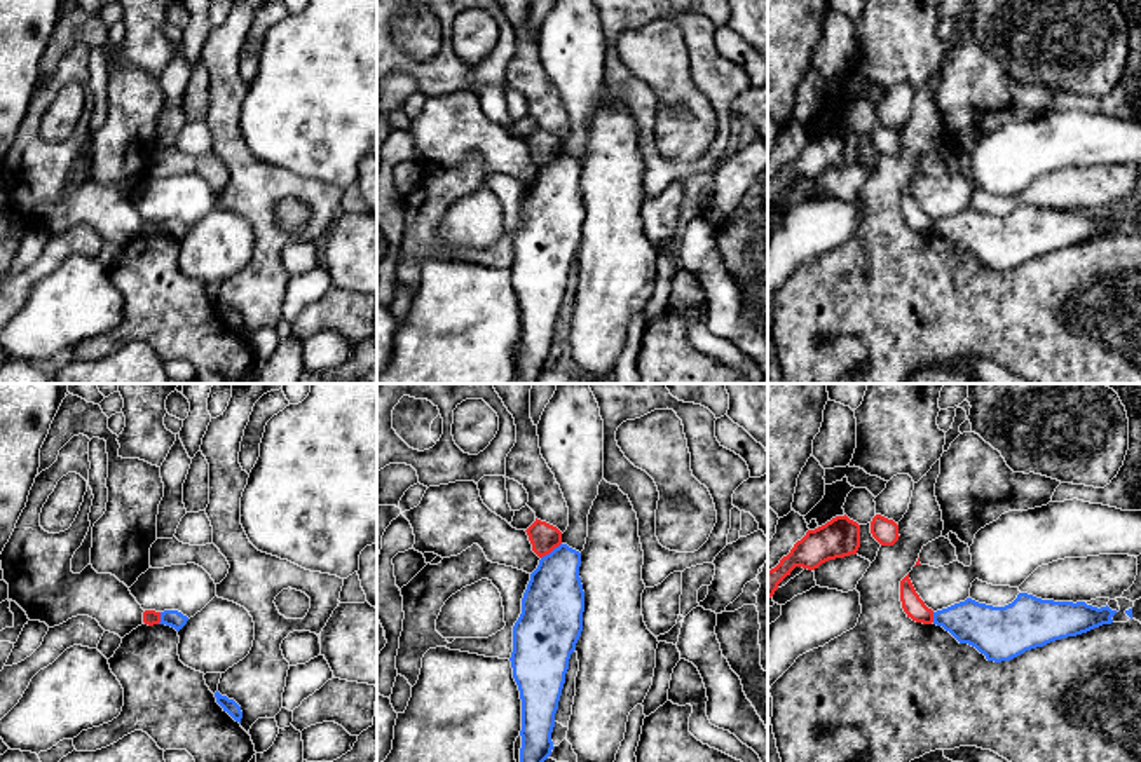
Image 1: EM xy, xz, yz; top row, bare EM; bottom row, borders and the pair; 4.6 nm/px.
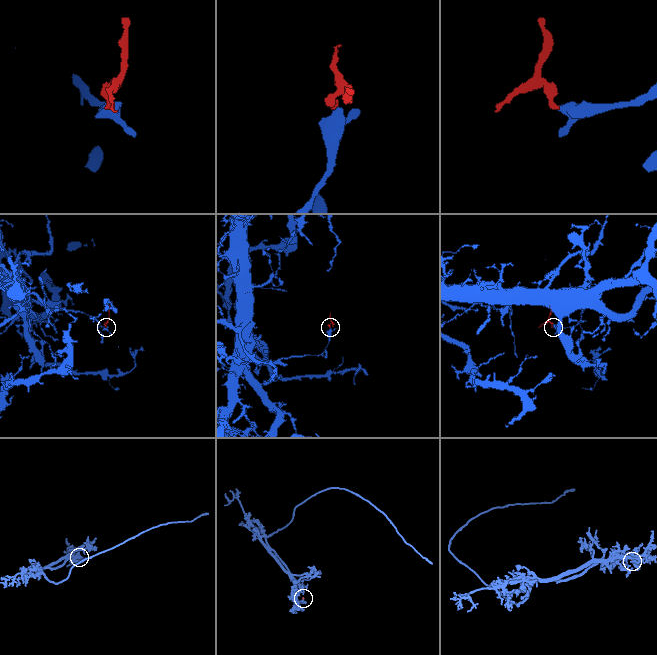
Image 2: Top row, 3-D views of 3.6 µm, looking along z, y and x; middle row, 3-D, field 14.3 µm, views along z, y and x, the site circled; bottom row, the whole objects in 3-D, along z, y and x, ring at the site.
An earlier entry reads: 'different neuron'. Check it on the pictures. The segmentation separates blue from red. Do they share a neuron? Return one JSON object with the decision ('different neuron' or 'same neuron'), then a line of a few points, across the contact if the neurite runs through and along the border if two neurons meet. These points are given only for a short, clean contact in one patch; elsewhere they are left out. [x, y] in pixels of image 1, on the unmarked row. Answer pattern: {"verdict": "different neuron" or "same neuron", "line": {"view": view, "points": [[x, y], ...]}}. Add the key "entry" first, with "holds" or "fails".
{"entry": "holds", "verdict": "different neuron", "line": {"view": "xz", "points": [[560, 152], [541, 168]]}}

